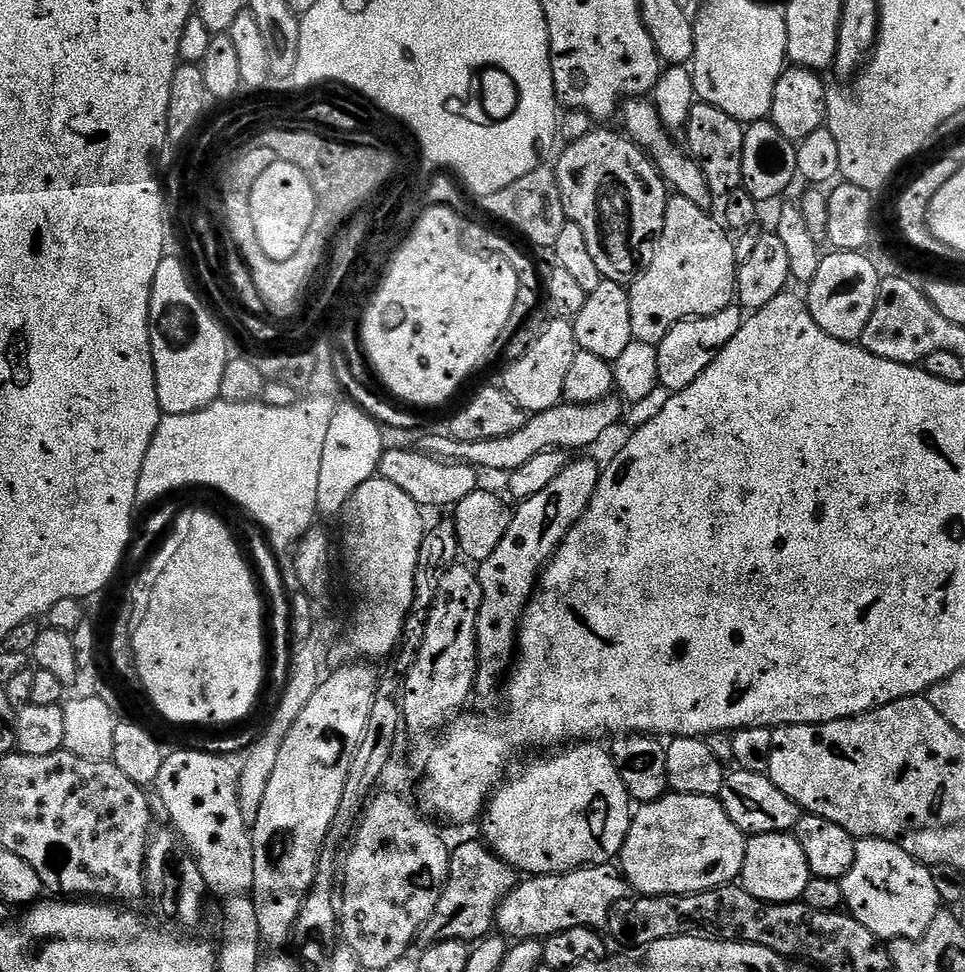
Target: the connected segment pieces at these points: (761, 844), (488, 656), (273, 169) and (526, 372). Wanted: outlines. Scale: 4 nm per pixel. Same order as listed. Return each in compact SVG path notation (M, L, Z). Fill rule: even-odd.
M775 832L747 837L744 845L744 861L738 880L746 891L754 894L754 898L771 904L797 903L803 897L812 877L812 871L806 862L806 854L795 835Z
M569 459L562 474L558 474L558 478L554 478L546 490L515 505L512 521L502 542L498 542L498 550L494 550L490 558L479 561L482 606L476 623L478 667L474 692L477 697L488 696L496 687L501 687L502 677L509 671L517 651L516 634L520 615L532 599L544 565L551 560L566 534L590 506L601 471L601 465L596 465L592 460Z
M285 160L269 163L254 182L248 209L250 232L261 257L264 260L290 260L302 238L306 238L306 230L310 230L315 209L314 186L310 186L308 173Z
M552 318L552 321L540 332L540 337L509 366L504 372L502 387L513 402L526 414L545 412L564 400L566 373L574 363L574 354L578 351L572 320Z

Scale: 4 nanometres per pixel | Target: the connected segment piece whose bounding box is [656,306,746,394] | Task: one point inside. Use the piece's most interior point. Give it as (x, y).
(684, 353)

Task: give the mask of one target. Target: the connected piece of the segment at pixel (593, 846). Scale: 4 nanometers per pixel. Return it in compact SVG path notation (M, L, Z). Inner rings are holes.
M576 742L553 751L545 760L532 760L516 777L505 779L493 791L482 816L489 848L517 873L555 876L593 864L611 864L619 857L632 825L634 804L618 774L612 753L600 742Z

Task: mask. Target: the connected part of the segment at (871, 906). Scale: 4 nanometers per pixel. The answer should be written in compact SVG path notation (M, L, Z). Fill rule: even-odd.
M857 839L854 864L840 885L847 913L885 942L917 940L942 910L931 867L885 839Z

